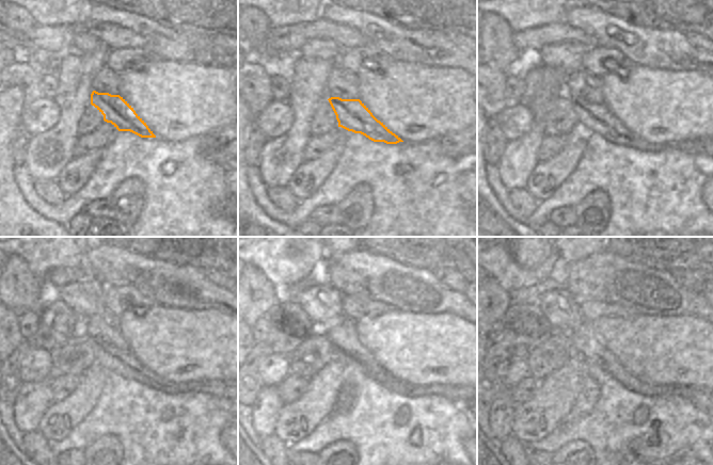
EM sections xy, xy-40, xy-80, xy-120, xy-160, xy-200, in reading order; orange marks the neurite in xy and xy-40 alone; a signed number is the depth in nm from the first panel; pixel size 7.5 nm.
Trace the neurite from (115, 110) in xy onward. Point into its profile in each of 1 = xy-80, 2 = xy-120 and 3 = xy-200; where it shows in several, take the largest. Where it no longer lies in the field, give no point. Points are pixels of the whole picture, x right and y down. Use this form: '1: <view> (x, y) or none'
1: xy-80 (597, 117)
2: xy-120 (124, 363)
3: xy-200 (660, 389)

